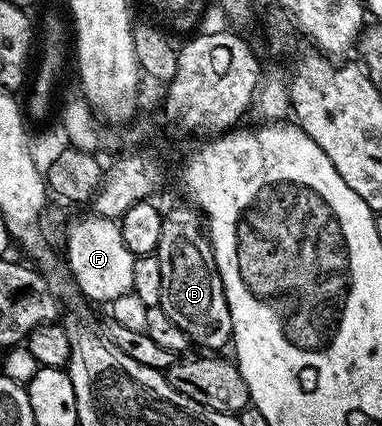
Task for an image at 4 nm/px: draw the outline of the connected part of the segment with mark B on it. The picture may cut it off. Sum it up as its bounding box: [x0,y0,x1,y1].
[156,205,232,352]

